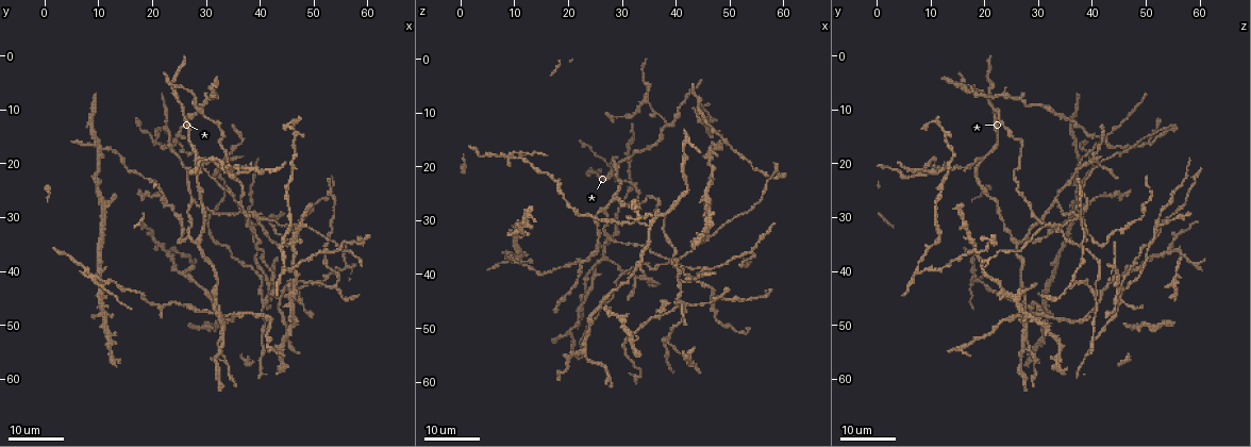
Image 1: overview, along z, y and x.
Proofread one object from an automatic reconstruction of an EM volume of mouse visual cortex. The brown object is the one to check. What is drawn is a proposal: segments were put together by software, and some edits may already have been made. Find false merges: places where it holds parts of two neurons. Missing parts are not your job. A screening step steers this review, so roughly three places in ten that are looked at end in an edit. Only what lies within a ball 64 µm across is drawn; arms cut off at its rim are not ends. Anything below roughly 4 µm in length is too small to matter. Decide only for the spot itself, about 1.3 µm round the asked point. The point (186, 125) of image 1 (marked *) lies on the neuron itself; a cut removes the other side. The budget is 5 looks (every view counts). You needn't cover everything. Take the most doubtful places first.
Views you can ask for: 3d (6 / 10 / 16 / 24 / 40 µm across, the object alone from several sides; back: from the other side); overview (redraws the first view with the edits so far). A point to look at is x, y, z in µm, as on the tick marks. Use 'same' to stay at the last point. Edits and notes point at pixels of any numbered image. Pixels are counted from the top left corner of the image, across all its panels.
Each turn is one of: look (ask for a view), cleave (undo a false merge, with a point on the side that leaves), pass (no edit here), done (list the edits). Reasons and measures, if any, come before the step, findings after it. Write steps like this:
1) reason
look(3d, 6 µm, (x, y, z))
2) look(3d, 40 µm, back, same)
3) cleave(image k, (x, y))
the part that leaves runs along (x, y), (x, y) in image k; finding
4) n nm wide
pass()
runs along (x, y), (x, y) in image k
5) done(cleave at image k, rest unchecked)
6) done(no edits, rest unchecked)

looks like a crossing
look(3d, 16 µm, (38.5, 21.0, 12.5))

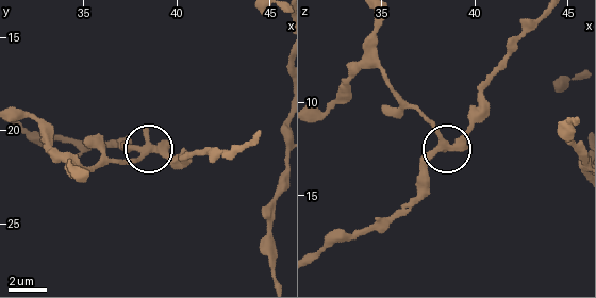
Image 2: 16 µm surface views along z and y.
closer look
look(3d, 10 µm, (38.2, 21.1, 12.3))

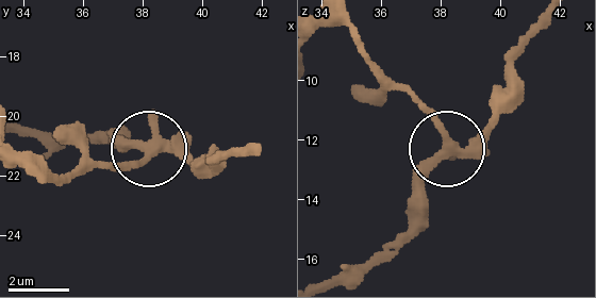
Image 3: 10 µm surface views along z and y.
pass()
all the same neuron

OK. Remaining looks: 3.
three-way junction
look(3d, 24 µm, (10.5, 42.5, 17.0))

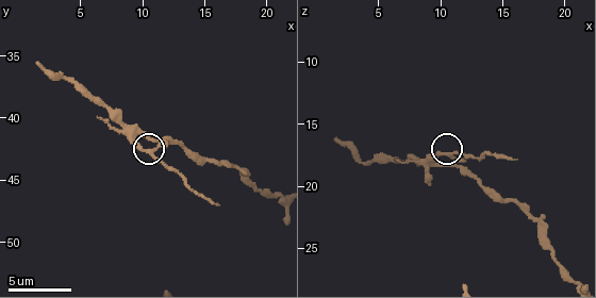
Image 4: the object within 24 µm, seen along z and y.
look(3d, 10 µm, (10.6, 42.6, 17.4))

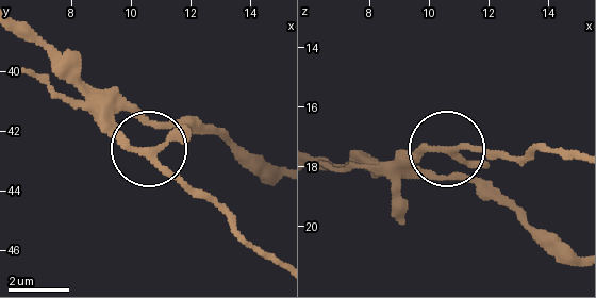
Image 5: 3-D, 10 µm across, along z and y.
3 arms
pass()
runs along (573, 263), (512, 210), (481, 195), (448, 151), (502, 149) in image 5; all the same neuron

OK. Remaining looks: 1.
done(no edits, rest unchecked)

